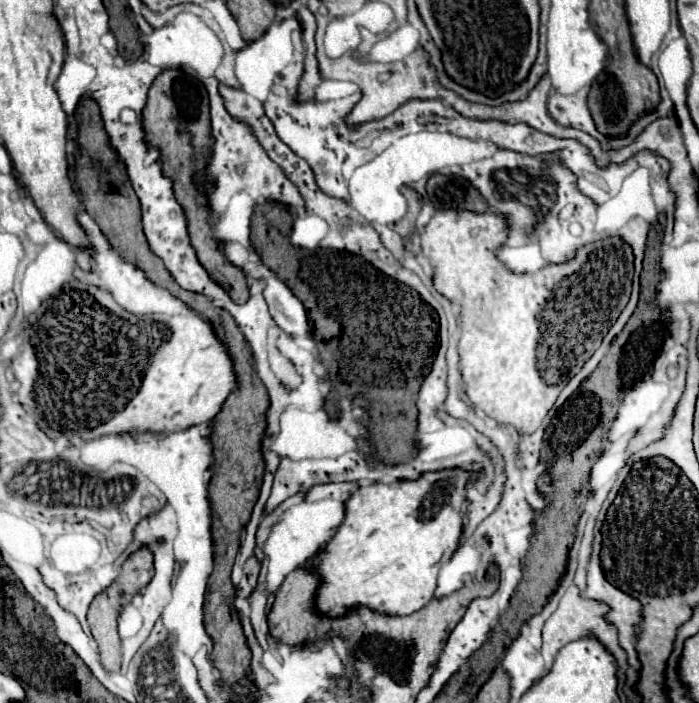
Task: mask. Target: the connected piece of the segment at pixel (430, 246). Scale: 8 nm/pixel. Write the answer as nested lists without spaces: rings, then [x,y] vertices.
[[[441,208],[425,226],[421,250],[435,266],[435,288],[463,308],[463,334],[459,340],[461,374],[467,384],[467,396],[485,414],[497,422],[507,422],[519,432],[529,434],[539,428],[567,380],[581,370],[591,354],[601,346],[605,334],[615,324],[621,310],[631,296],[635,274],[633,248],[621,236],[607,236],[603,240],[581,246],[575,256],[561,264],[549,264],[537,272],[517,274],[505,268],[497,258],[497,250],[509,236],[509,224],[503,214],[471,212]]]

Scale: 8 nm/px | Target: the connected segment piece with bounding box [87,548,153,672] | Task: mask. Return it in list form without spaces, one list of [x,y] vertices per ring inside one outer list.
[[[141,548],[141,550],[137,550],[135,554],[131,554],[127,558],[127,562],[123,564],[123,572],[113,582],[113,586],[109,586],[105,592],[101,592],[93,600],[93,604],[89,608],[87,620],[89,620],[89,626],[91,626],[93,638],[99,644],[101,664],[109,672],[119,672],[119,668],[121,668],[121,656],[123,656],[121,654],[121,640],[119,640],[119,634],[117,634],[117,618],[119,618],[123,606],[127,606],[133,600],[133,596],[139,594],[151,582],[151,578],[153,578],[153,554],[147,548]]]

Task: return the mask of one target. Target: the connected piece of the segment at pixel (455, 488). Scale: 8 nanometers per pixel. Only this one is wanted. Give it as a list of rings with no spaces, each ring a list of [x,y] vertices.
[[[445,468],[437,472],[425,472],[417,480],[399,480],[393,488],[391,484],[379,482],[357,488],[347,502],[343,524],[327,542],[327,556],[319,560],[319,568],[323,568],[323,588],[319,588],[317,604],[319,612],[343,616],[343,612],[347,612],[347,608],[355,608],[355,604],[363,604],[391,616],[407,616],[421,610],[435,594],[441,566],[449,562],[459,546],[459,538],[463,534],[461,508],[467,500],[465,486],[479,476],[481,472]]]

